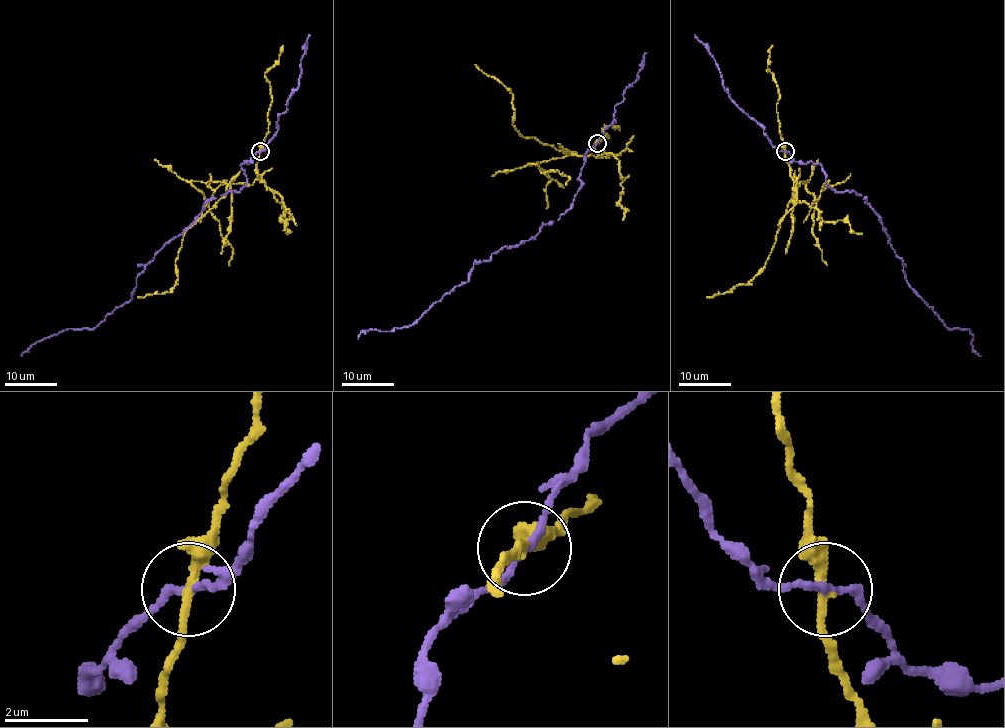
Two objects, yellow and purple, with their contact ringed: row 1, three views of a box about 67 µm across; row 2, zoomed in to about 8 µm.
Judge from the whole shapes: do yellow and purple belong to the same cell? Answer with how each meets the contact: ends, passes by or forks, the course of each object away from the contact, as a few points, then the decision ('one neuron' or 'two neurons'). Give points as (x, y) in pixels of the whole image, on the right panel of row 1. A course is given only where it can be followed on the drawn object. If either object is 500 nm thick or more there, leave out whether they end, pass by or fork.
yellow passes by; purple passes by; course yellow (785, 151), (789, 174), (798, 177), (797, 185), (779, 221), (766, 264), (745, 285), (706, 296); course purple (785, 151), (796, 161), (818, 163), (828, 186), (862, 195), (911, 287), (947, 327), (968, 329), (981, 356); two neurons

